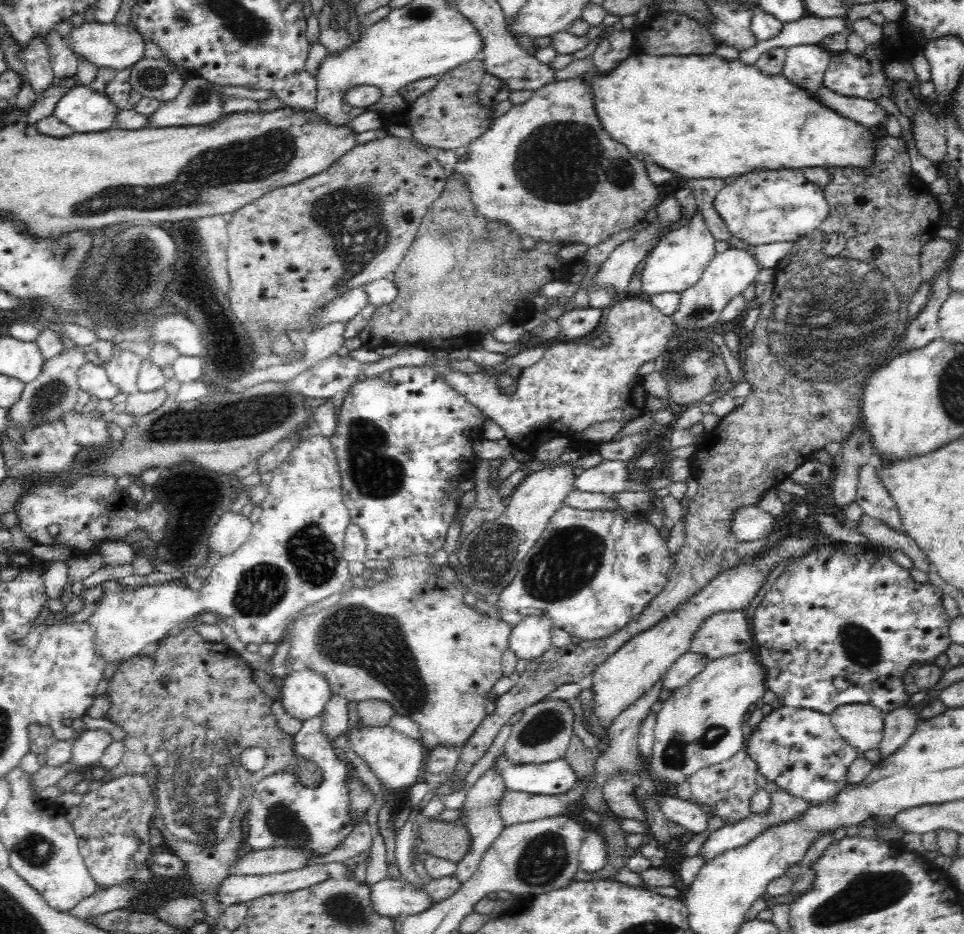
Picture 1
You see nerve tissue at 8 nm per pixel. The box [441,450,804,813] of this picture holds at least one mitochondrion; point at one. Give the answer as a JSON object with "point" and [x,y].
{"point":[570,558]}

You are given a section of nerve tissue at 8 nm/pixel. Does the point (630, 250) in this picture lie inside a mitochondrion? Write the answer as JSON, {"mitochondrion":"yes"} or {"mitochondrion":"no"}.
{"mitochondrion":"no"}

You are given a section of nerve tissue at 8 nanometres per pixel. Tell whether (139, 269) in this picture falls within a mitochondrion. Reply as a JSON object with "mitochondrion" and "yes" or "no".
{"mitochondrion":"yes"}

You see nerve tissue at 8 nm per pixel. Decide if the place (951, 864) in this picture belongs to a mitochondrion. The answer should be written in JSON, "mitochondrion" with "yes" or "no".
{"mitochondrion":"no"}

